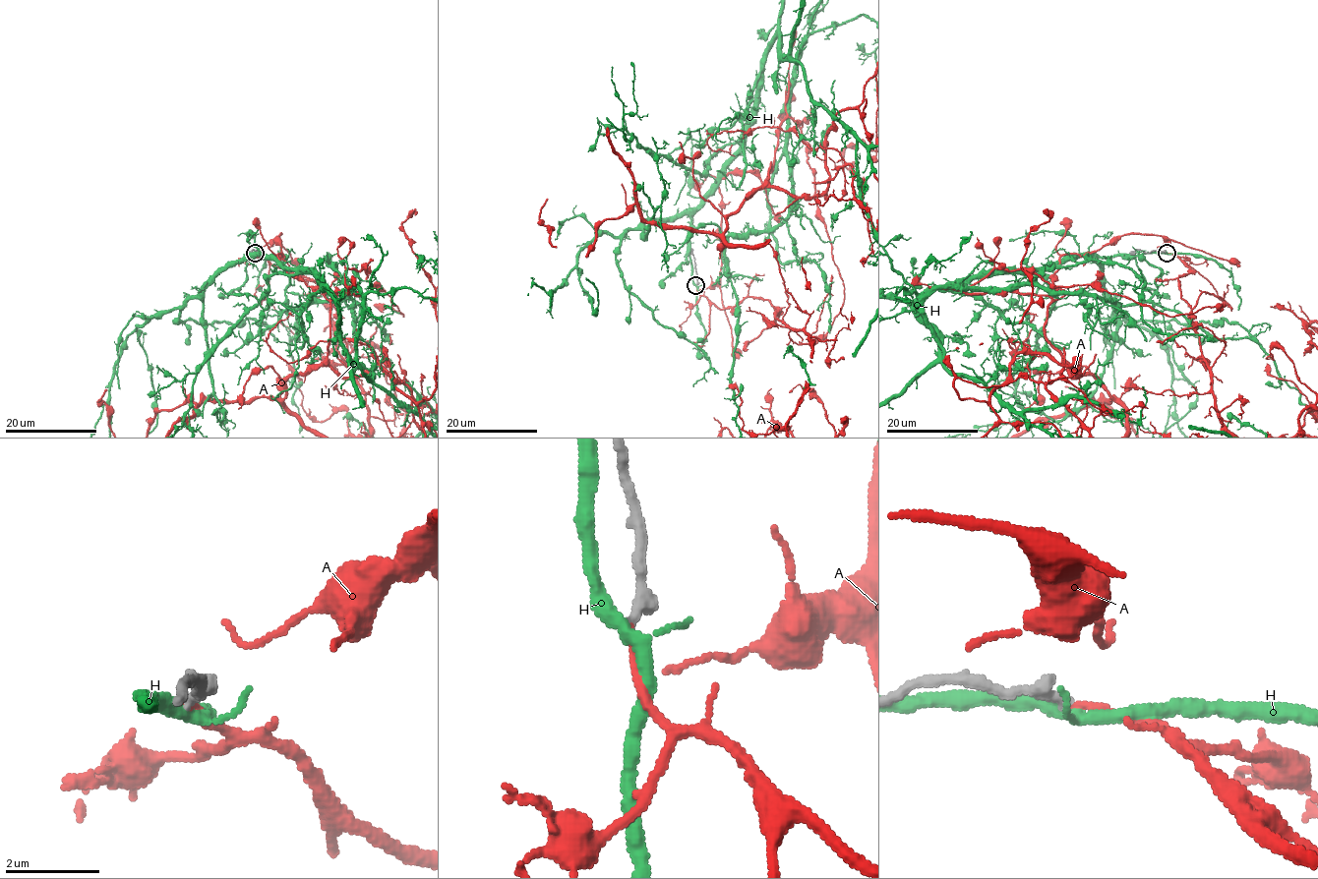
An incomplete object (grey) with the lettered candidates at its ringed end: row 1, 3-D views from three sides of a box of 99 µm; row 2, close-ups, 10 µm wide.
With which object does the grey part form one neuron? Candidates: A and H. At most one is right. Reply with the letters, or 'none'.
A

